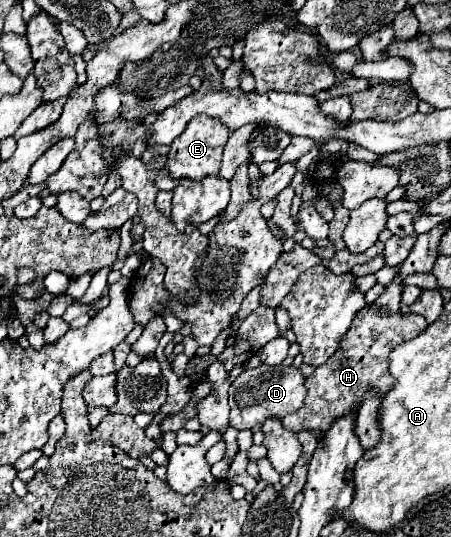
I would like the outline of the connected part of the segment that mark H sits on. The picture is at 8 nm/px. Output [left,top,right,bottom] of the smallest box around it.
[283,306,429,440]

